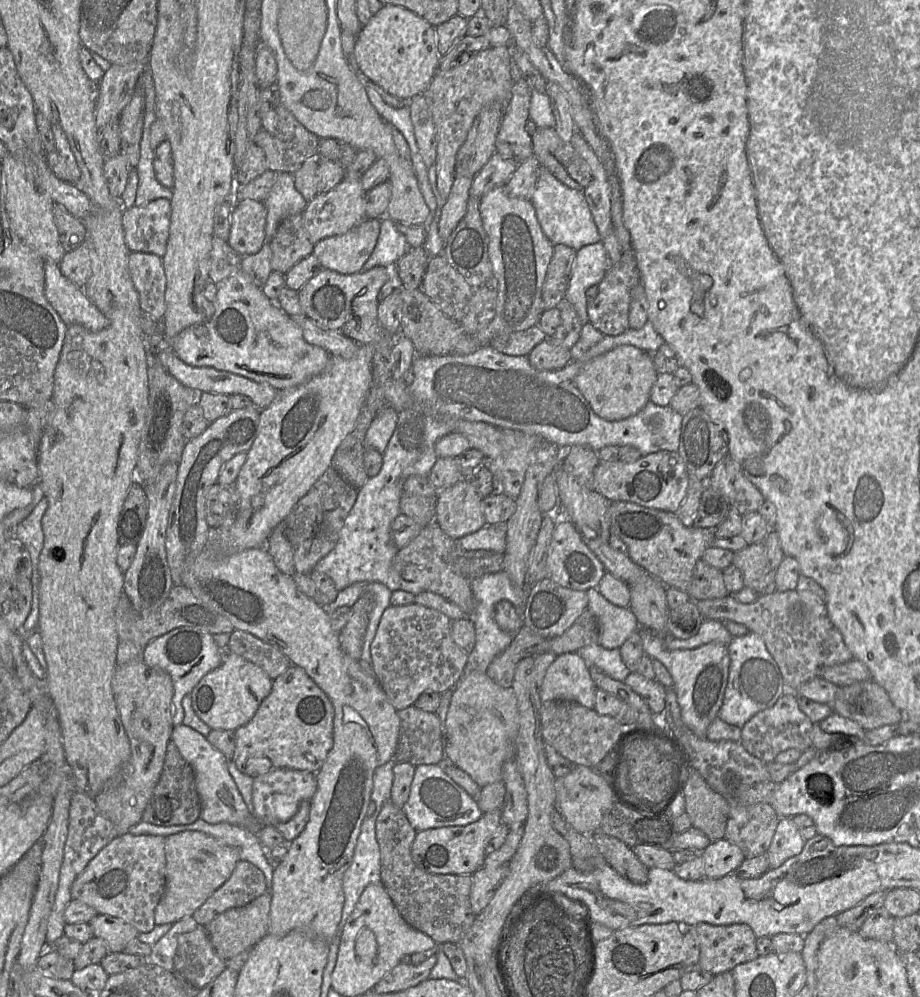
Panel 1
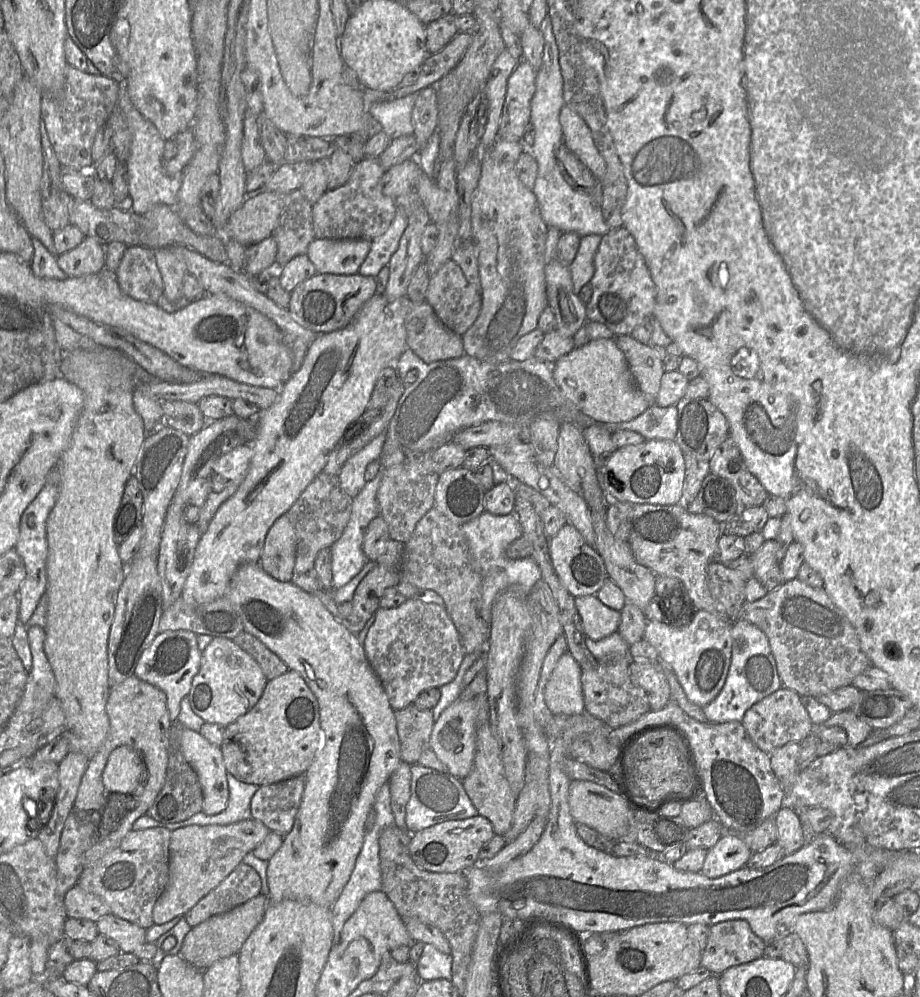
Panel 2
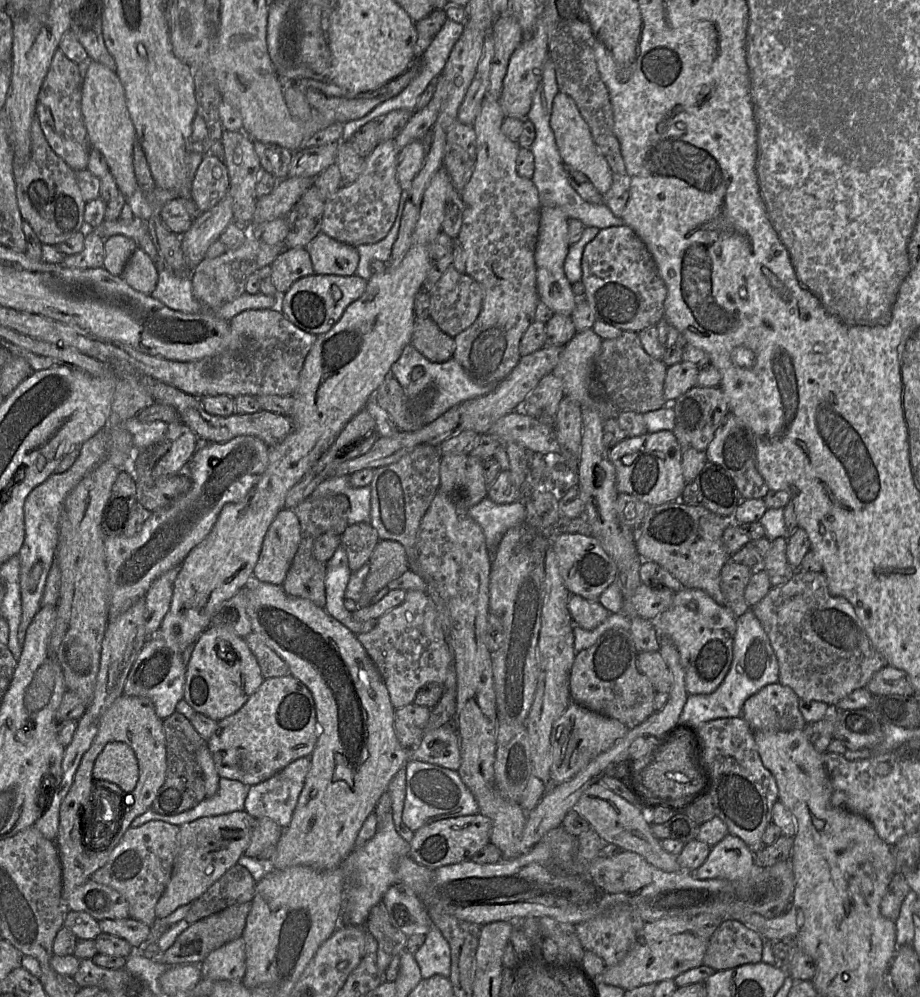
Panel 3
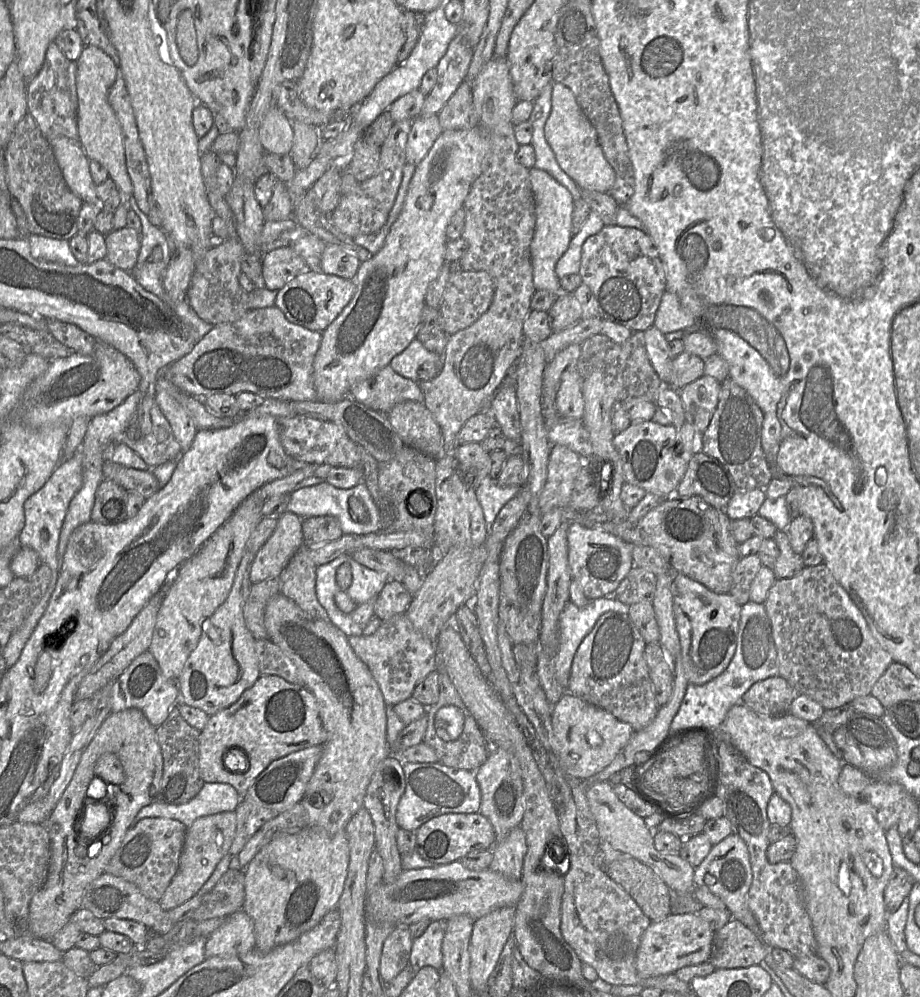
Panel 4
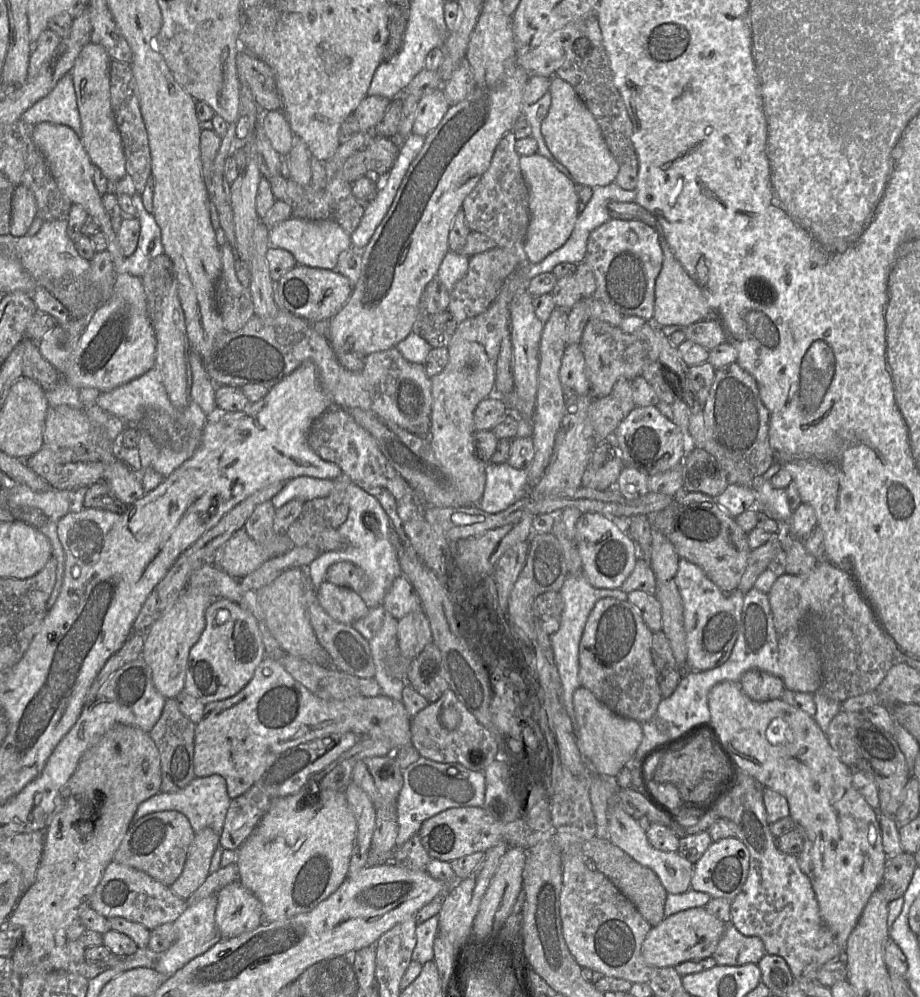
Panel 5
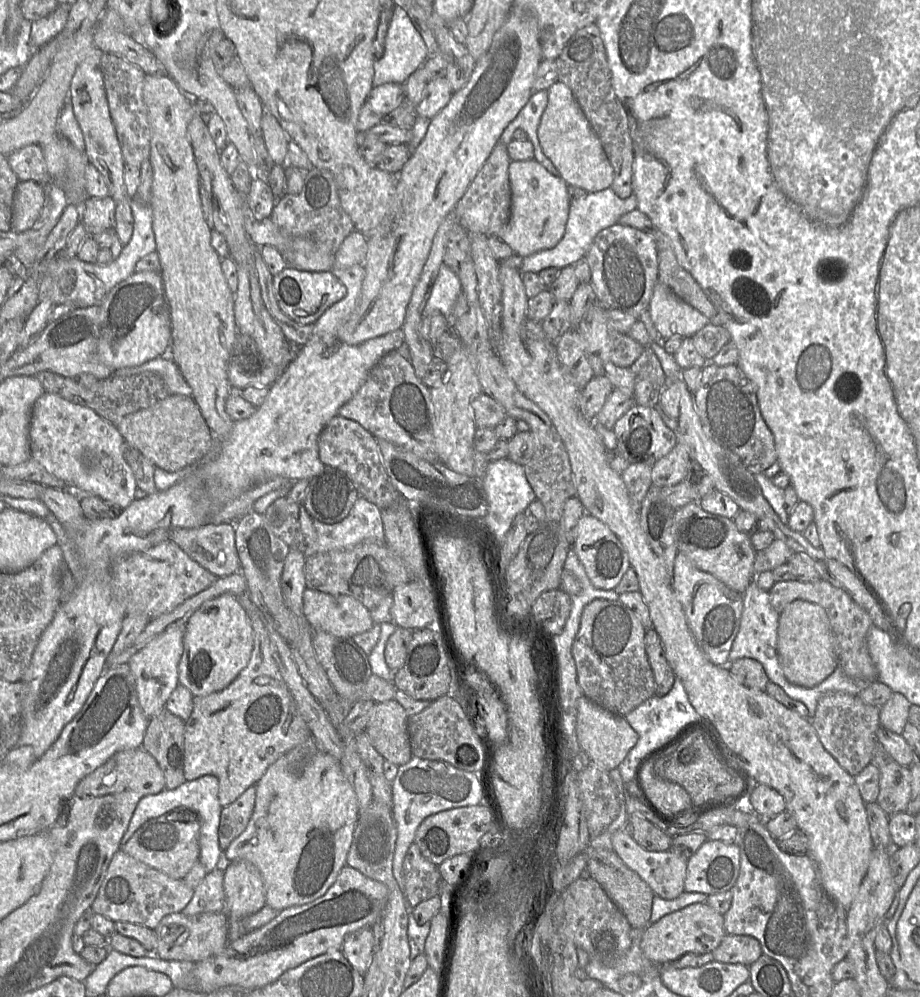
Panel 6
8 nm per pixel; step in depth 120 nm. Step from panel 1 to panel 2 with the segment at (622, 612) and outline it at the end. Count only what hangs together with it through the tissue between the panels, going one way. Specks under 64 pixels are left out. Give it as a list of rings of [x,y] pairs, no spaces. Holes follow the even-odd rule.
[[[596,595],[574,598],[585,635],[599,641],[618,631],[621,612],[604,605]]]

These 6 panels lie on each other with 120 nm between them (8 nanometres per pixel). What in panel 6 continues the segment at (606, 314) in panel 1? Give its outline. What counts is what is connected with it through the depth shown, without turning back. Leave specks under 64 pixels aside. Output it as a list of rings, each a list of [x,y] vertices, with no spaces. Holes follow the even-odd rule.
[[[616,223],[616,224],[608,227],[608,228],[601,230],[596,235],[590,249],[588,250],[588,252],[586,254],[586,258],[587,258],[587,261],[589,263],[590,269],[591,269],[591,281],[590,281],[590,283],[593,286],[593,289],[594,289],[595,294],[597,296],[598,302],[603,307],[605,307],[606,309],[613,308],[613,309],[621,310],[627,314],[634,316],[637,319],[639,319],[642,312],[644,312],[645,310],[649,310],[649,304],[650,304],[650,301],[652,298],[653,289],[654,289],[654,286],[656,285],[656,283],[658,282],[657,248],[656,248],[656,243],[655,243],[654,239],[650,235],[648,235],[645,232],[643,232],[639,229],[636,229],[634,227]]]

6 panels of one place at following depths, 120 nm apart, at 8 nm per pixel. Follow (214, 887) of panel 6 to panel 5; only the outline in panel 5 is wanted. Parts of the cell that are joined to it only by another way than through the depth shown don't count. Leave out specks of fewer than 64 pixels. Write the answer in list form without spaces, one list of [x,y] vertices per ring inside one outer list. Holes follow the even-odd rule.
[[[217,896],[206,897],[199,902],[189,905],[173,923],[175,941],[164,953],[156,956],[154,969],[169,978],[183,968],[193,958],[205,953],[222,940],[216,926],[215,912]]]

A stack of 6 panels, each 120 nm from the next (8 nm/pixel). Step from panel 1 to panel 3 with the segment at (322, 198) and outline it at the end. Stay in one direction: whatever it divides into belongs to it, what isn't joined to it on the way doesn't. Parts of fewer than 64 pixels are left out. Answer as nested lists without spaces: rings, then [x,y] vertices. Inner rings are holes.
[[[394,139],[380,142],[365,158],[365,166],[356,181],[341,187],[325,201],[322,233],[353,246],[382,240],[391,229],[399,207],[402,188],[396,178],[400,153]]]

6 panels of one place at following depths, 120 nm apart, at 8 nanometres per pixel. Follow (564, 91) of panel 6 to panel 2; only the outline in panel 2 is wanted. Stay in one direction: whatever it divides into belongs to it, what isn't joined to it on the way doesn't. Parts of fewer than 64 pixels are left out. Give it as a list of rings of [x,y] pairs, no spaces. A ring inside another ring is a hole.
[[[566,104],[560,111],[559,120],[563,143],[588,167],[596,180],[601,181],[606,172],[606,163],[585,120]]]

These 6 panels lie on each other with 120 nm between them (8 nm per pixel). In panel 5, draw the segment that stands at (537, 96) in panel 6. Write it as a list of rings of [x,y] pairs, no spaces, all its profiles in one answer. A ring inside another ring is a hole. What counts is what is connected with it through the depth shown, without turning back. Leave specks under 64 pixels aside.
[[[548,91],[534,104],[530,106],[525,106],[523,110],[523,115],[530,124],[532,133],[531,137],[537,142],[537,144],[539,144],[539,155],[548,159],[561,173],[563,173],[567,178],[572,180],[572,177],[568,170],[560,163],[558,163],[549,151],[541,133],[541,123],[548,114],[550,104],[551,95]]]

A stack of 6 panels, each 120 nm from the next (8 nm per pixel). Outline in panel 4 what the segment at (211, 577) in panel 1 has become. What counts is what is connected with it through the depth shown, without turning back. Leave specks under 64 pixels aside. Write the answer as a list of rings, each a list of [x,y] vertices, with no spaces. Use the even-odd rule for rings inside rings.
[[[279,593],[271,597],[266,605],[264,624],[268,639],[278,645],[293,661],[303,685],[315,695],[322,725],[327,732],[322,756],[304,793],[305,797],[322,796],[317,798],[313,805],[307,803],[306,828],[328,835],[337,834],[345,831],[350,819],[363,807],[366,789],[377,765],[392,755],[387,741],[387,705],[368,666],[356,655],[345,633],[332,622],[313,618],[292,600]]]

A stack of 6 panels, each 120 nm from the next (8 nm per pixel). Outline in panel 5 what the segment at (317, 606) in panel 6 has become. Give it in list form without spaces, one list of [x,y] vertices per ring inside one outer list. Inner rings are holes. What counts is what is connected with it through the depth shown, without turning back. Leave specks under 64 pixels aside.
[[[326,581],[316,591],[316,597],[331,618],[346,625],[364,617],[369,610],[357,593]]]

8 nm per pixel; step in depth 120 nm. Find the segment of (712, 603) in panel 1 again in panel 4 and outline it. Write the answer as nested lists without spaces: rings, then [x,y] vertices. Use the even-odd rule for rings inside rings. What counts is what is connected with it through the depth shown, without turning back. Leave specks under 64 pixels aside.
[[[824,562],[804,567],[792,578],[776,579],[763,604],[772,625],[779,676],[784,678],[797,694],[812,698],[825,710],[832,710],[859,696],[870,694],[874,684],[893,662],[890,654],[872,635],[860,609]]]

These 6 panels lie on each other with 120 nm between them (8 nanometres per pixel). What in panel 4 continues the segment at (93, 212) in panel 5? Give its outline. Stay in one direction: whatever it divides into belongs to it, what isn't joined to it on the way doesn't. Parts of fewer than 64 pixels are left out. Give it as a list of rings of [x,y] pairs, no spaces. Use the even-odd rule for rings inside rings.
[[[58,136],[48,139],[48,142],[70,190],[81,198],[83,203],[100,205],[102,201],[96,194],[96,185],[91,178],[89,159],[79,140]]]

